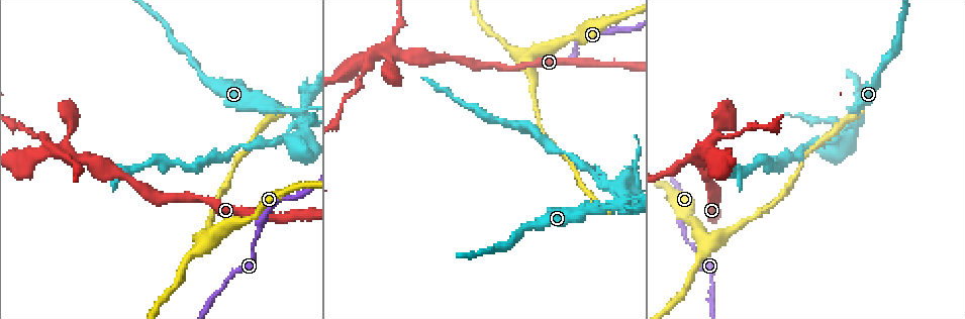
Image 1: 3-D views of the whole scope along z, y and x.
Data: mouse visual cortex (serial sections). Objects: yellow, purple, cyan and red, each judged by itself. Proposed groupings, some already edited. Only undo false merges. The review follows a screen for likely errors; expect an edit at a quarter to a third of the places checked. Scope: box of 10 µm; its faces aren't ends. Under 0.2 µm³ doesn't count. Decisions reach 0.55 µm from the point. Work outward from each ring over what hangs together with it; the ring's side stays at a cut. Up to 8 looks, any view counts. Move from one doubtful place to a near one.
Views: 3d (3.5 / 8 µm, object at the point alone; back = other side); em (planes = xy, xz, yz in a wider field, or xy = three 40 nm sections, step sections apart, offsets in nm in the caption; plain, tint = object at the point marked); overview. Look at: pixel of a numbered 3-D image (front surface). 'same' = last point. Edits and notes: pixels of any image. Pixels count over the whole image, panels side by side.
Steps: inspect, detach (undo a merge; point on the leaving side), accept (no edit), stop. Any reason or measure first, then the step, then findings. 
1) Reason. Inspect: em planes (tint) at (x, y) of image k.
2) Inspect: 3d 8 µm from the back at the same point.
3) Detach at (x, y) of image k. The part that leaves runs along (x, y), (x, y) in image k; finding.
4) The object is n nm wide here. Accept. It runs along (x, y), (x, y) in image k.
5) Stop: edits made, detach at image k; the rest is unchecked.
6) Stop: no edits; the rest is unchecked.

Two arms in line, one across. Inspect: 3d 3.5 µm at (392, 54) of image 1.

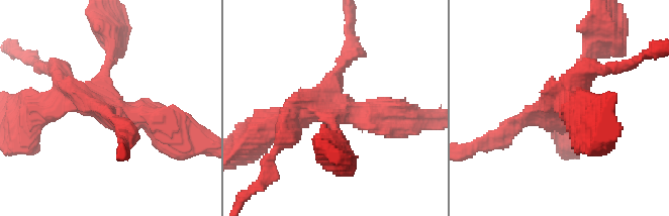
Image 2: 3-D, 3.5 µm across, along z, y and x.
Need the tissue. Inspect: em xy step 2 (tint) at (107, 108) of image 2.

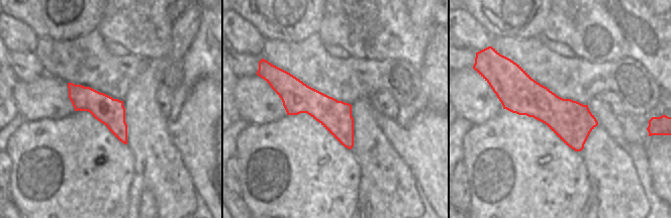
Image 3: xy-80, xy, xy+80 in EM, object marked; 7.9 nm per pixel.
Cut it another way. Inspect: em planes (tint) at the same point.

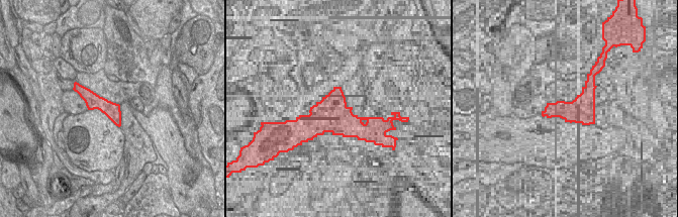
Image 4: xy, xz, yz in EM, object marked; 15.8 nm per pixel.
Detach at (285, 140) of image 2. Two cells meet here.

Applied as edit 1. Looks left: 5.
Calibre changes. Inspect: 3d 3.5 µm from the back at (528, 57) of image 1.

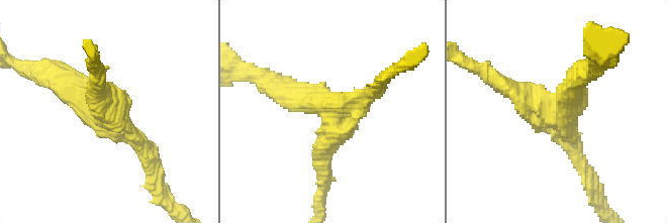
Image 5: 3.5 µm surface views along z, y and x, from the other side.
The arms are 250, 250, 350 nm wide. Accept. It runs along (279, 87), (336, 113), (322, 168) in image 5; one cell here.

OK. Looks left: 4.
Stop: edits made, detach at image 2; the rest is unchecked.

